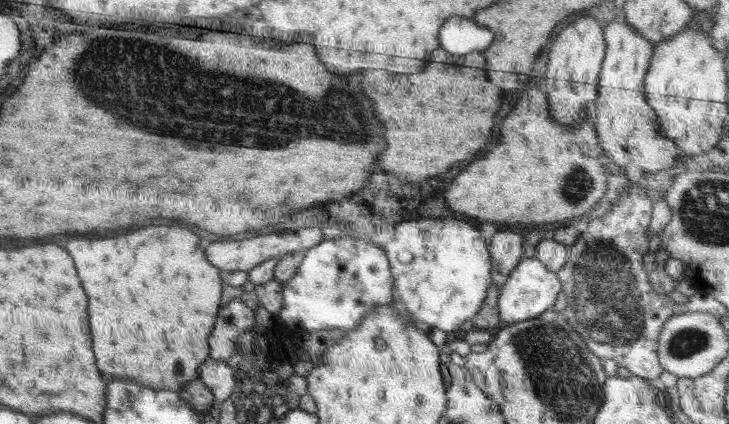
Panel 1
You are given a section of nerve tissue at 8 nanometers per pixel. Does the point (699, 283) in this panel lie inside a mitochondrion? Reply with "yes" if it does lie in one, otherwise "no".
no

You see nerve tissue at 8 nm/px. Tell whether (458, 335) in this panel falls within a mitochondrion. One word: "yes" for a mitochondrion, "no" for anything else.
no

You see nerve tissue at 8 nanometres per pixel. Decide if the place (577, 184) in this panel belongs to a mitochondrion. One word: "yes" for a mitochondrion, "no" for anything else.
yes

